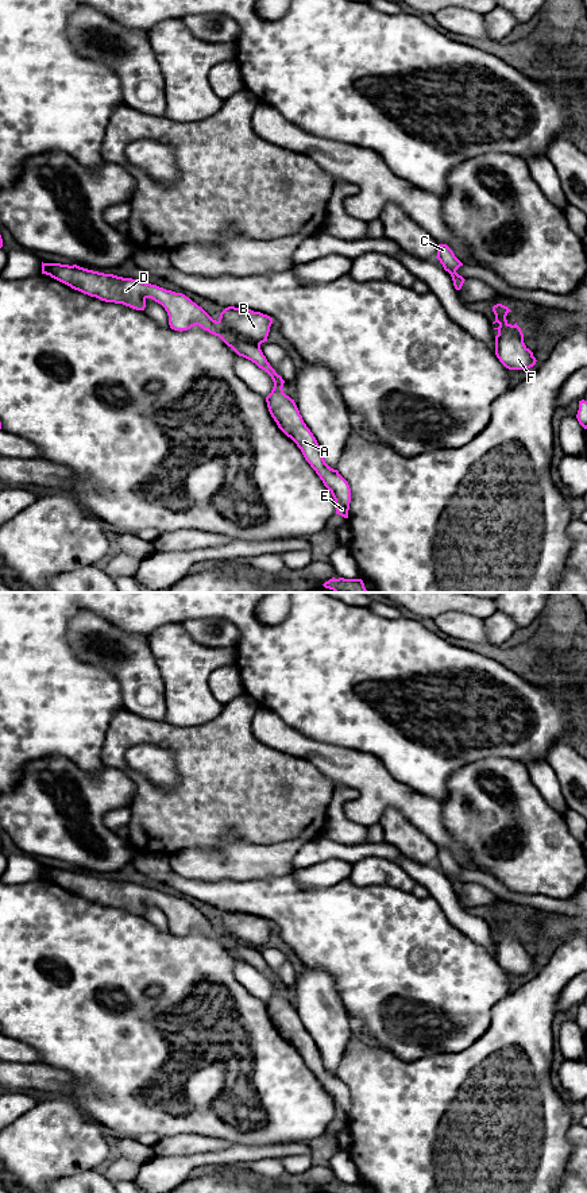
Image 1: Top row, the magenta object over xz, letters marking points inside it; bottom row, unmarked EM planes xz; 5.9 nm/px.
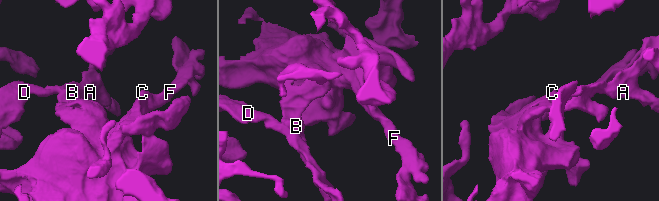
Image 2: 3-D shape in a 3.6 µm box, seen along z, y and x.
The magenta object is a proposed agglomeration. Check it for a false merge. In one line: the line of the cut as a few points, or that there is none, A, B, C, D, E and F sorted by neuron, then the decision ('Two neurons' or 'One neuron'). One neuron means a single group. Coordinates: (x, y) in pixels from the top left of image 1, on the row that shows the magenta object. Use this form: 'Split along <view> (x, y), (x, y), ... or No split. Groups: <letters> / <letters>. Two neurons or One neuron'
No split. Groups: A B C D E F. One neuron

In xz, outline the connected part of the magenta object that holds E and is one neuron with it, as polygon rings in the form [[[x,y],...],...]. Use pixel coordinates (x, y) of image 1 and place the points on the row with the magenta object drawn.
[[[42,262],[42,274],[50,275],[90,297],[105,302],[123,304],[136,310],[144,310],[146,300],[151,298],[167,312],[171,329],[182,332],[198,325],[204,331],[219,336],[239,356],[251,360],[259,368],[264,370],[274,382],[271,393],[266,397],[271,417],[278,428],[297,444],[305,460],[331,491],[336,505],[336,514],[348,518],[351,502],[348,482],[337,470],[331,468],[325,463],[323,451],[304,422],[294,399],[283,393],[285,381],[270,366],[260,350],[260,344],[267,341],[273,324],[270,316],[251,309],[228,306],[220,313],[216,321],[182,293],[166,290],[132,278],[88,270],[77,265],[69,266]]]

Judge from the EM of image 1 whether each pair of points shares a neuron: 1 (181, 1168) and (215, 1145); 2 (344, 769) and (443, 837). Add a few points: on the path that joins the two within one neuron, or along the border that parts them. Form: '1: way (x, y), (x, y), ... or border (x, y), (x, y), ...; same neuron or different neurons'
1: border (232, 1145), (221, 1150), (173, 1157); different neurons
2: way (369, 778), (382, 791), (404, 798), (418, 813); same neuron

